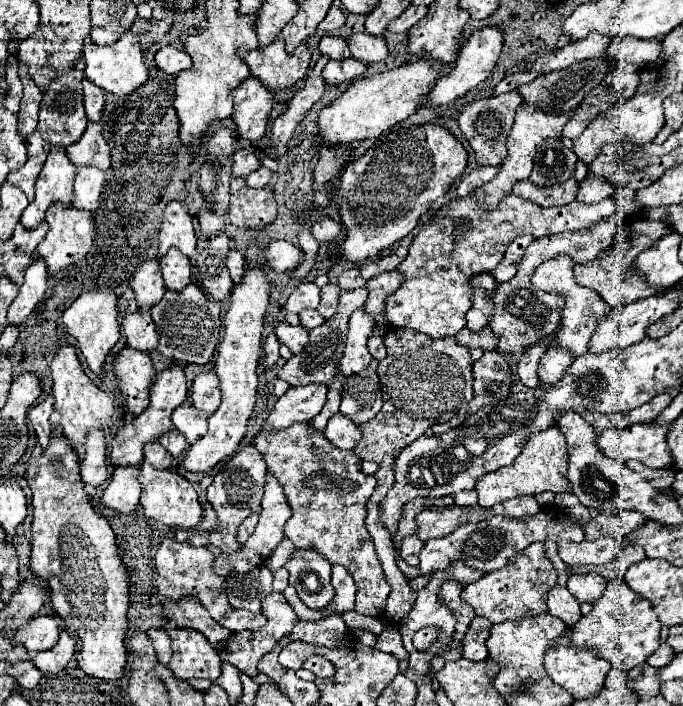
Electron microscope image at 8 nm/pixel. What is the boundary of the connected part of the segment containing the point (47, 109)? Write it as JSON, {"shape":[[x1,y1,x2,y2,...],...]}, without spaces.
{"shape":[[69,70,67,74,59,76,53,80,53,84,49,84,43,100,41,100,41,112,39,112,39,124,35,128,35,132,27,138,27,162,21,170,11,172,7,176,5,182,21,188,25,192,25,196,29,198,29,202,35,196,35,180,43,168,43,162,49,154,51,148,67,148,69,144,75,144,81,134,87,128,87,118,85,118,85,110,83,110,83,90,81,90,81,82,83,82,83,72,81,70]]}

